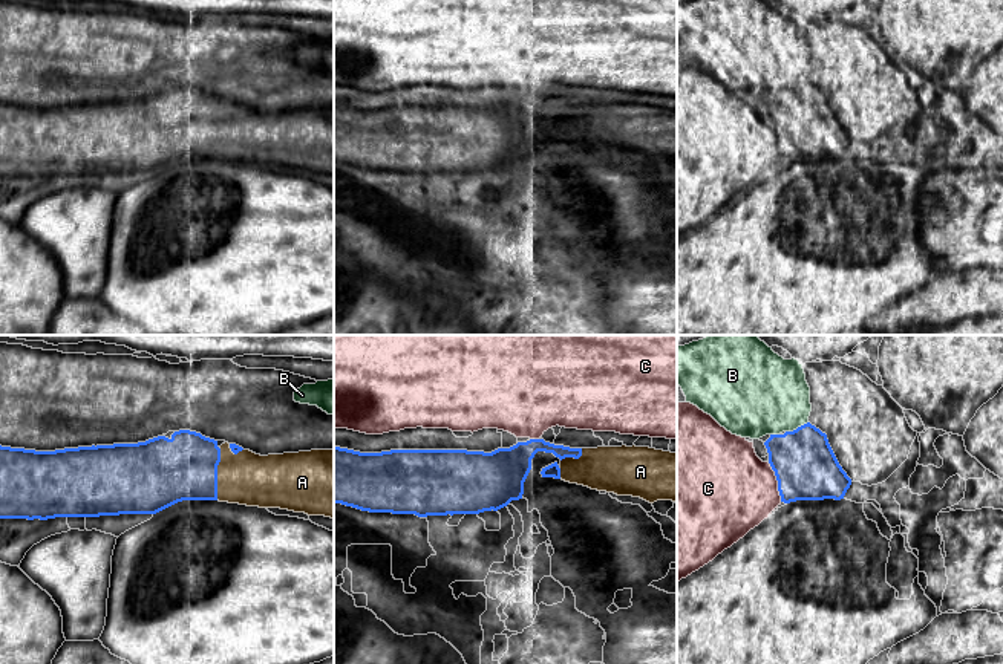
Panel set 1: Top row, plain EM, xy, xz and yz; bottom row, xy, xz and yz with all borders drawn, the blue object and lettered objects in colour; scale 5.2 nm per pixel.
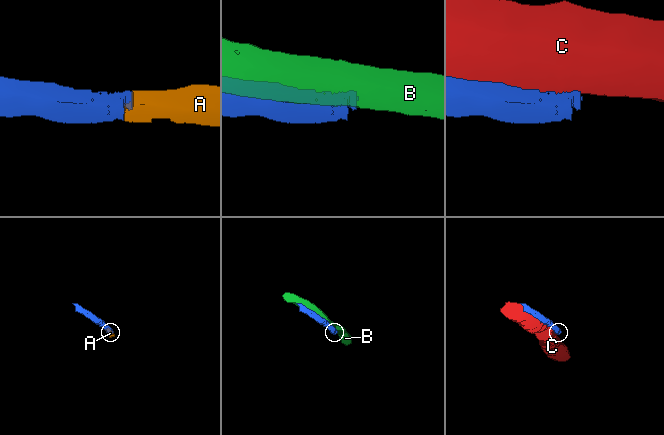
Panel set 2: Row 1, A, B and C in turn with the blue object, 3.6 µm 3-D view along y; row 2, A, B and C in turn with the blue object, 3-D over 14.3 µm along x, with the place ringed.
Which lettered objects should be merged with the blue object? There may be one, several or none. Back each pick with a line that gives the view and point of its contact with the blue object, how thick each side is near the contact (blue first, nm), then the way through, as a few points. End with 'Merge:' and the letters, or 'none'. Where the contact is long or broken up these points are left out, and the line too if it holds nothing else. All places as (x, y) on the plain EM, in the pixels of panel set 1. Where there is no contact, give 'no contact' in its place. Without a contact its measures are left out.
A: meets blue in xy at (216, 132); 340 nm thick on the blue side, 280 nm on the other
Merge: A

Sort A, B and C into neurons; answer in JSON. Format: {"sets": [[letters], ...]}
{"sets": [["A"], ["B"], ["C"]]}

